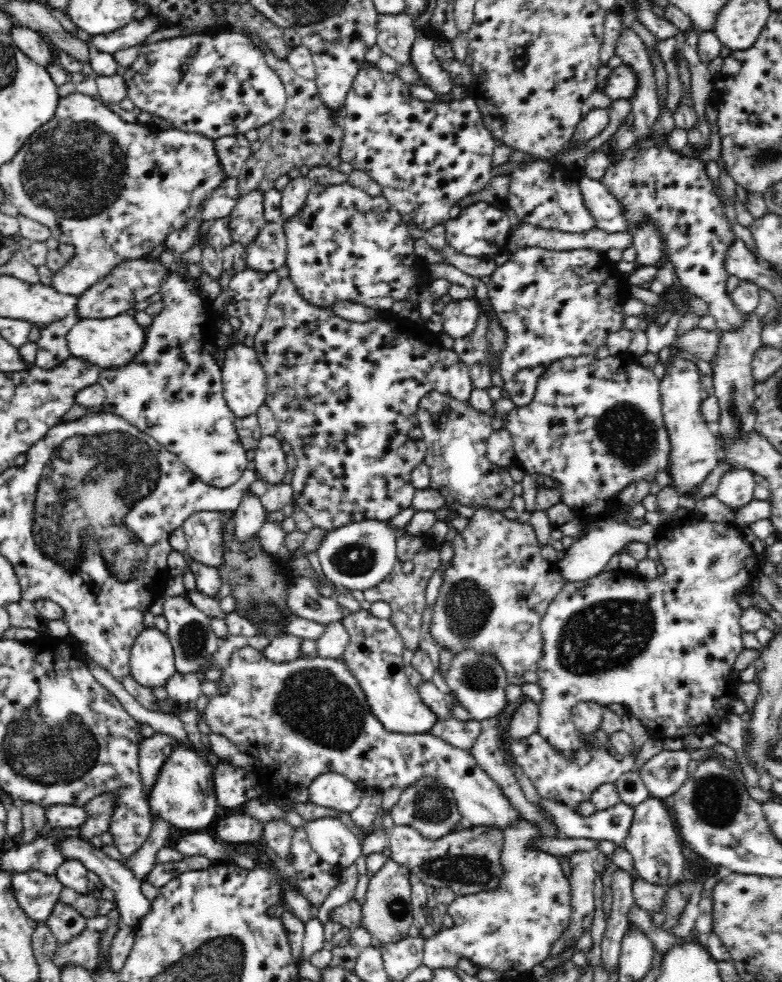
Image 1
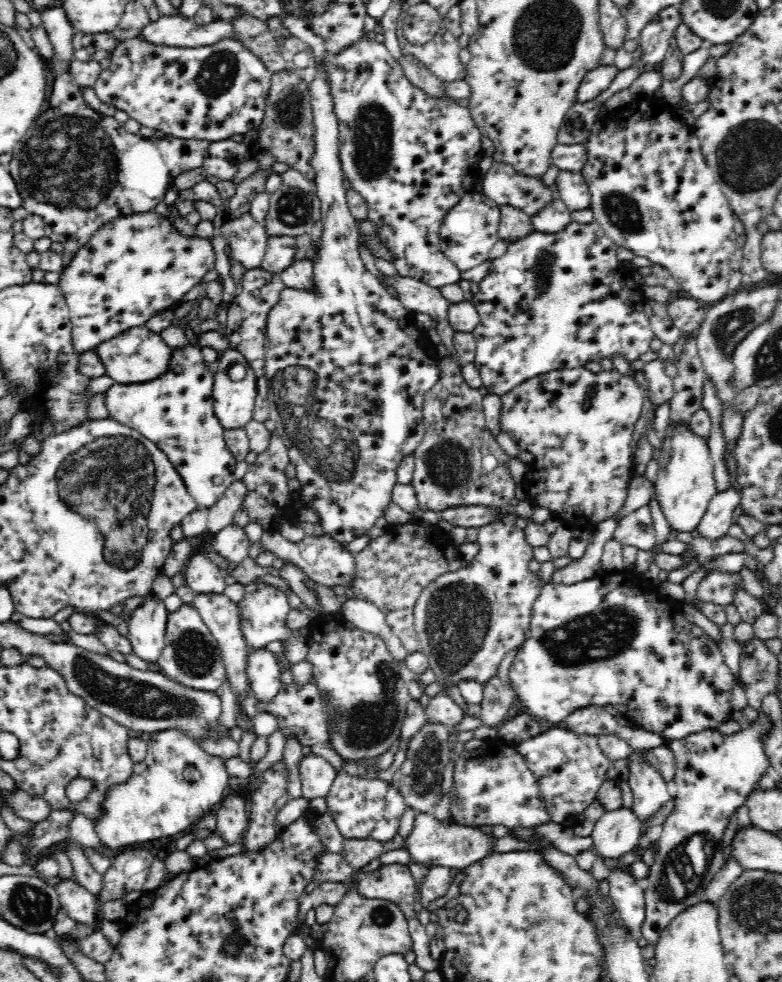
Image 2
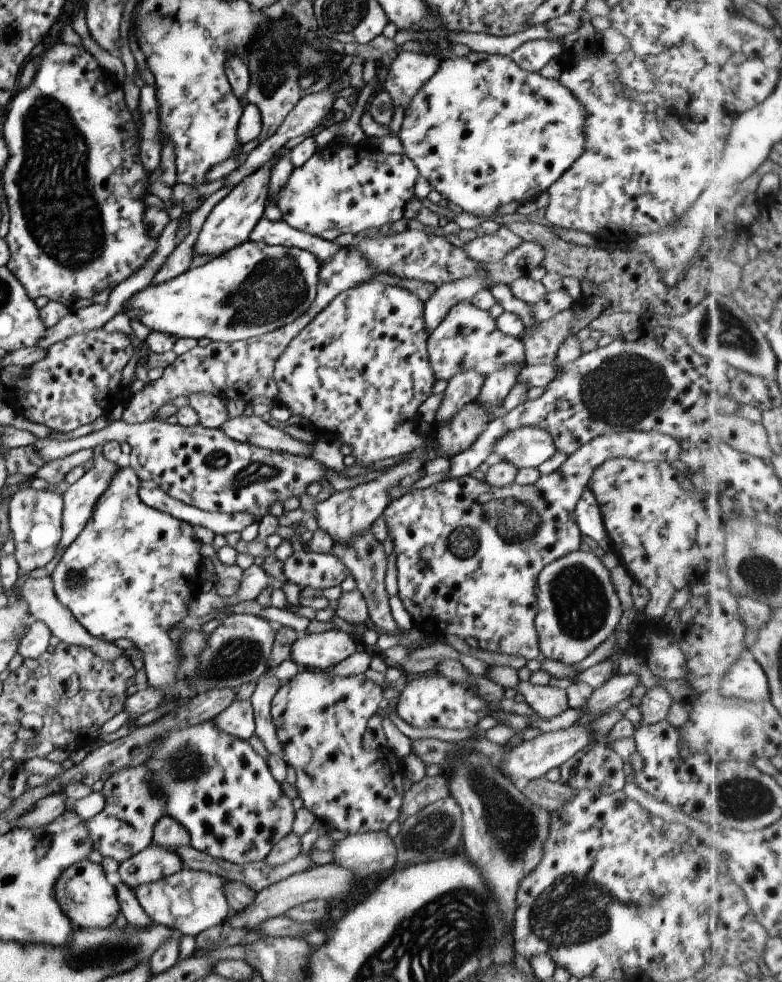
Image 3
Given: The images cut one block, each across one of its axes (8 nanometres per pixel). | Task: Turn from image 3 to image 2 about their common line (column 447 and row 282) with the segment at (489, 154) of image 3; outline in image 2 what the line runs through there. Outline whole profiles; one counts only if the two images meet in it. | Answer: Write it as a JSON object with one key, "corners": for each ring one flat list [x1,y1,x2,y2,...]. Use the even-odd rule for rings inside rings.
{"corners":[[152,210,106,221,60,273,58,285,69,310,74,350,81,355,129,328,144,325,158,312,167,308,175,309,184,303,184,294,200,284,206,272,215,268,211,241,209,238,182,235,168,218]]}

